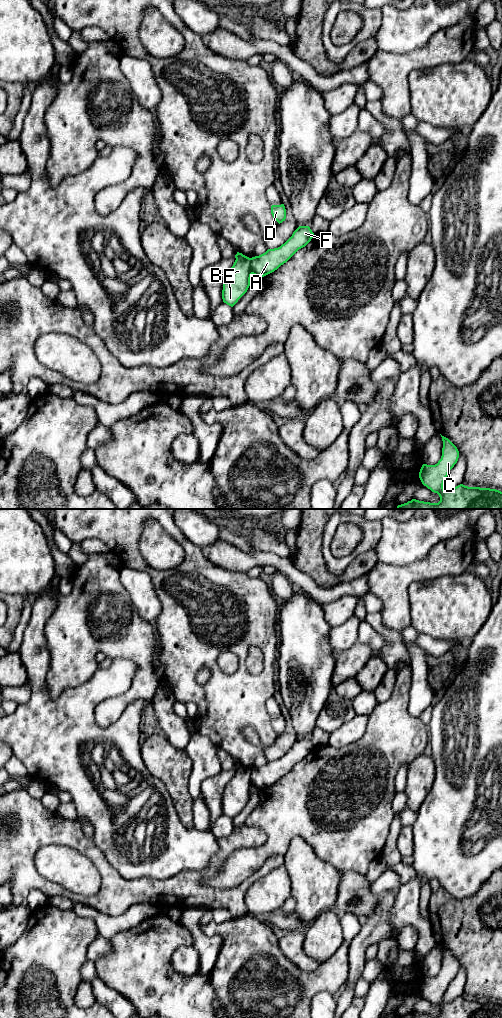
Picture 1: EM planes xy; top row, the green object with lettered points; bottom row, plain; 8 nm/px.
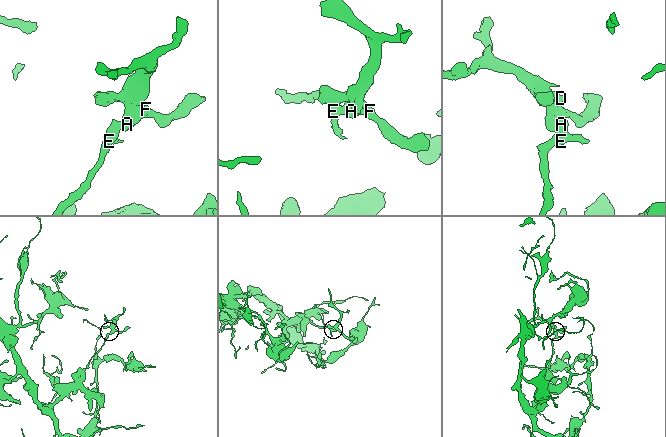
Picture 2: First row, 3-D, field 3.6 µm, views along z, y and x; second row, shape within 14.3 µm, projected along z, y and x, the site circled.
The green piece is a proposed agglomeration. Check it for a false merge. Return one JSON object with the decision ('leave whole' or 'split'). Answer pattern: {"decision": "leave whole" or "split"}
{"decision": "split"}

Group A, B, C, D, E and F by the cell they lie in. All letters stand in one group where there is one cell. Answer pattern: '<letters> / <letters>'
A D F / B C E

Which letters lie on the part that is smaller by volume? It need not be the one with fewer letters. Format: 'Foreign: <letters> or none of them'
Foreign: A, D, F

